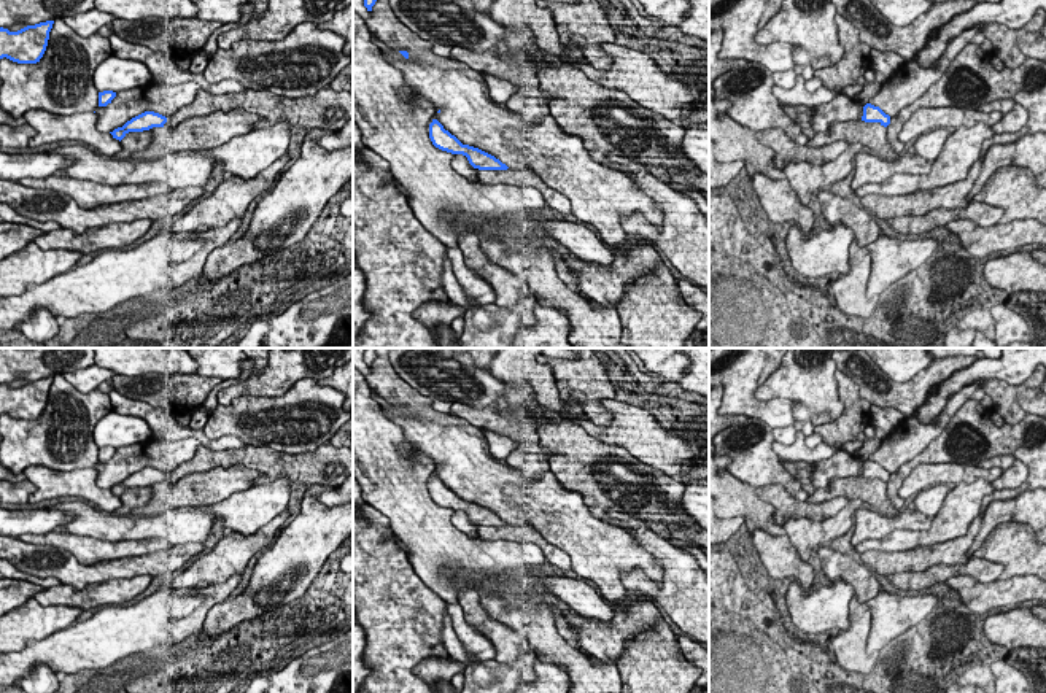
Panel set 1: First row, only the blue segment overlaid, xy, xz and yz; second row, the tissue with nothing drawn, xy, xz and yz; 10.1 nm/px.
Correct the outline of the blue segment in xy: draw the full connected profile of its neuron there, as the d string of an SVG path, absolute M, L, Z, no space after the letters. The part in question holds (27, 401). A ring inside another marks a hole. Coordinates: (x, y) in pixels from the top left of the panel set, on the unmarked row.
M54 377L27 381L17 388L0 383L0 415L37 420L43 413Z

